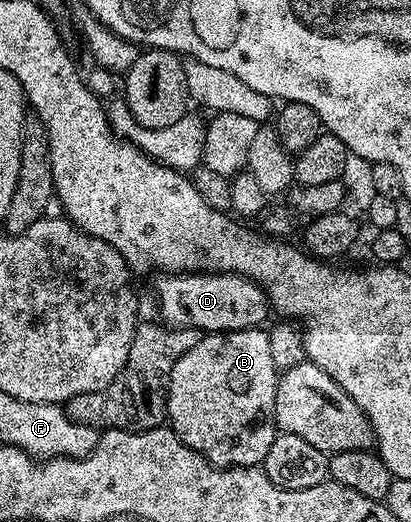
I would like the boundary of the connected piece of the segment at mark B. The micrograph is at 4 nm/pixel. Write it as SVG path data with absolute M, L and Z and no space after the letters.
M248 327L242 331L214 331L201 339L173 363L165 388L168 426L183 445L197 451L215 467L260 466L279 434L272 418L279 369L271 359L268 330Z

